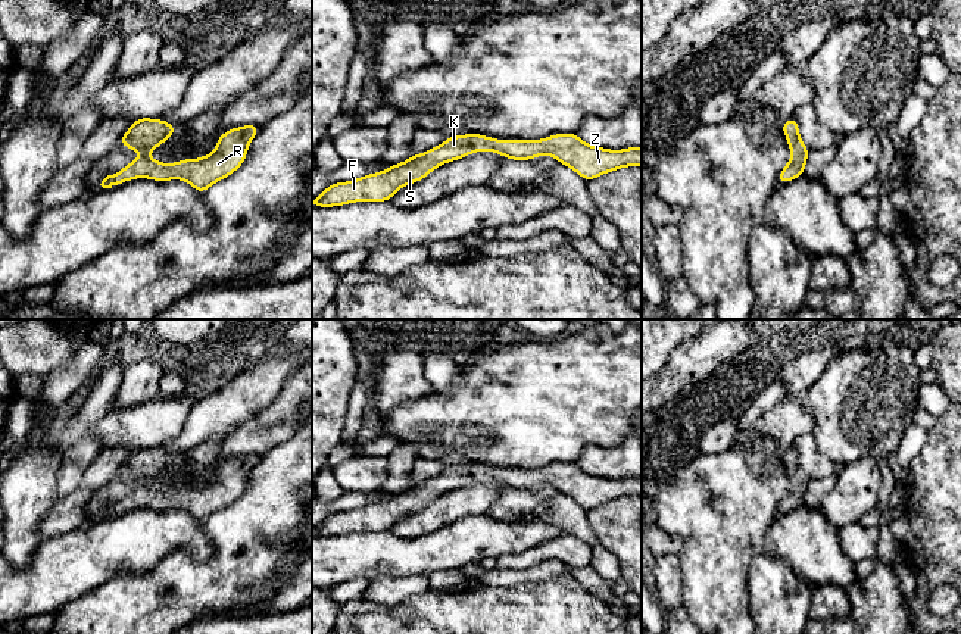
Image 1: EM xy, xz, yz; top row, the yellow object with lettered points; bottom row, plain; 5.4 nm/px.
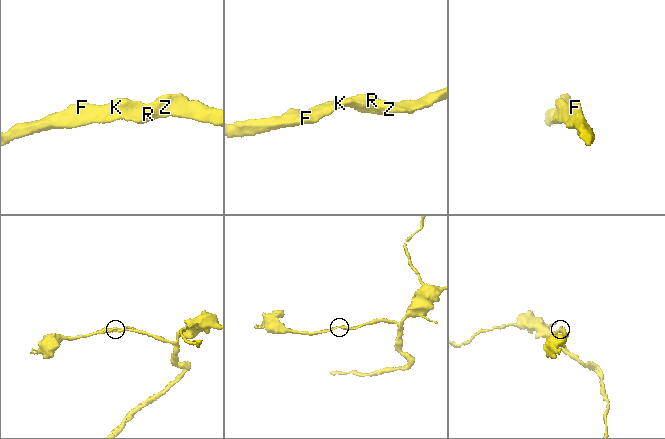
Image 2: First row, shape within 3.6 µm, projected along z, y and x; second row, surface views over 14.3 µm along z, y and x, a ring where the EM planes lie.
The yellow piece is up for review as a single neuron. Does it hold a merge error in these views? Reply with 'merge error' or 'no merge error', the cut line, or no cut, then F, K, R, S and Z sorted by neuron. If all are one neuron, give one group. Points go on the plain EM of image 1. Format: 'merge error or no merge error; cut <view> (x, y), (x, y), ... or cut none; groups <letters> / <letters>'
no merge error; cut none; groups F K R S Z

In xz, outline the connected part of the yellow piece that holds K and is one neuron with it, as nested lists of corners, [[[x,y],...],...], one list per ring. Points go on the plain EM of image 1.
[[[574,462],[553,463],[543,469],[496,469],[483,463],[464,463],[449,466],[440,475],[421,484],[412,484],[399,494],[390,494],[384,502],[331,513],[312,530],[312,535],[333,537],[353,531],[390,531],[402,516],[419,512],[436,497],[464,488],[472,481],[496,481],[512,490],[531,490],[540,484],[550,484],[584,510],[620,497],[642,496],[642,477],[608,480],[587,474]]]

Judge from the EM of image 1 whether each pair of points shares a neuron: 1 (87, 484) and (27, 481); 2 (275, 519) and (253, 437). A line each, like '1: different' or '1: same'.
1: different
2: different

